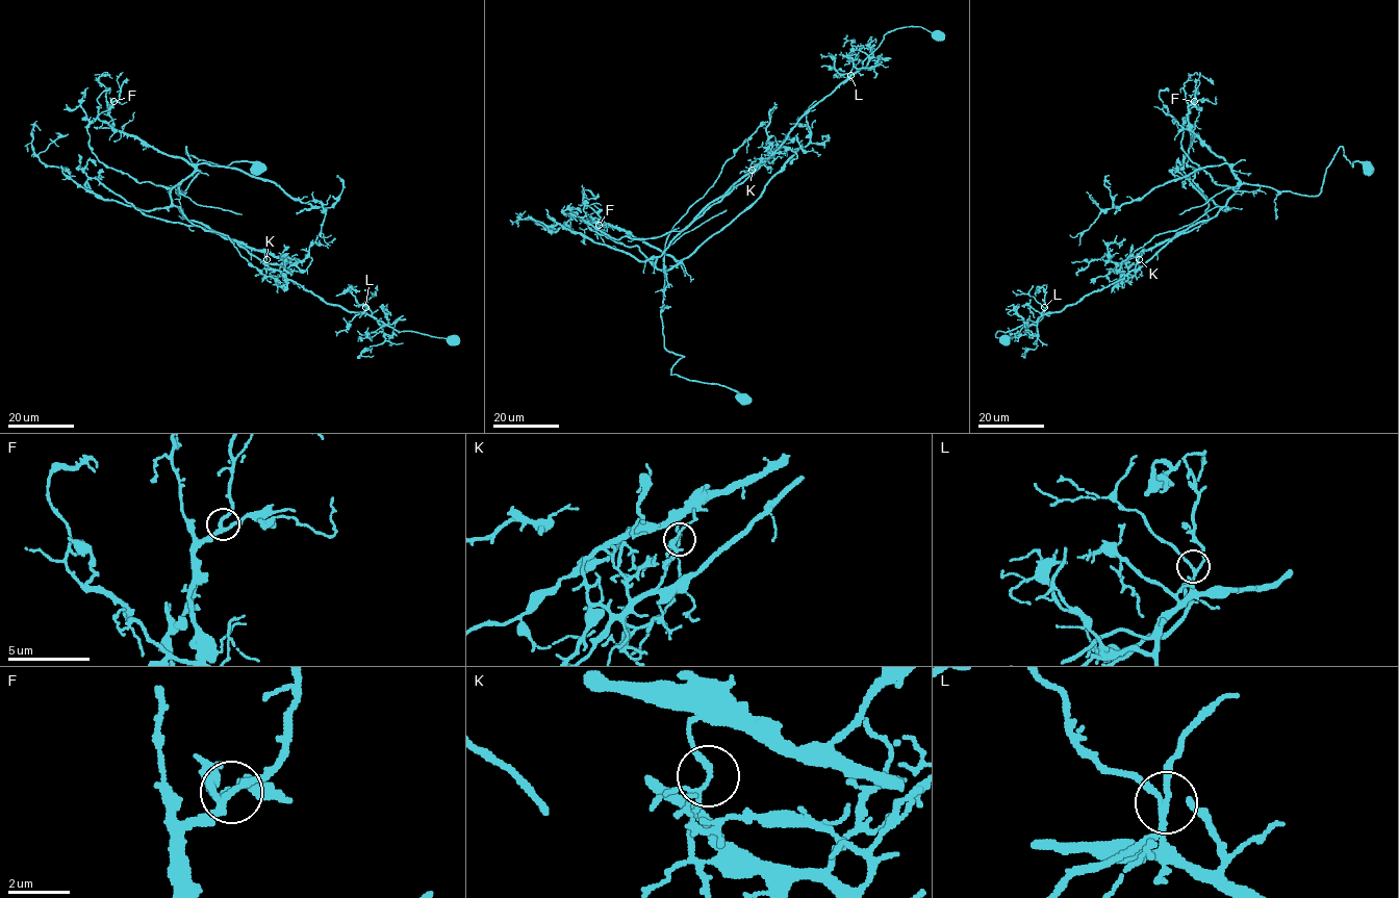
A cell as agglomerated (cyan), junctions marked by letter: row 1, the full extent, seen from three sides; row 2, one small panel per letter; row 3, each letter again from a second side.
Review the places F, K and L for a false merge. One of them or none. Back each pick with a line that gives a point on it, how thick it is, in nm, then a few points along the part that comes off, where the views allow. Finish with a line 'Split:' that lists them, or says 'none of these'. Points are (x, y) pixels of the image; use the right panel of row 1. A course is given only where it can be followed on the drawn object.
K: (1139, 259) | 130 nm | (1139, 259), (1139, 268), (1084, 296), (1076, 303), (995, 334), (1008, 341)
Split: K

